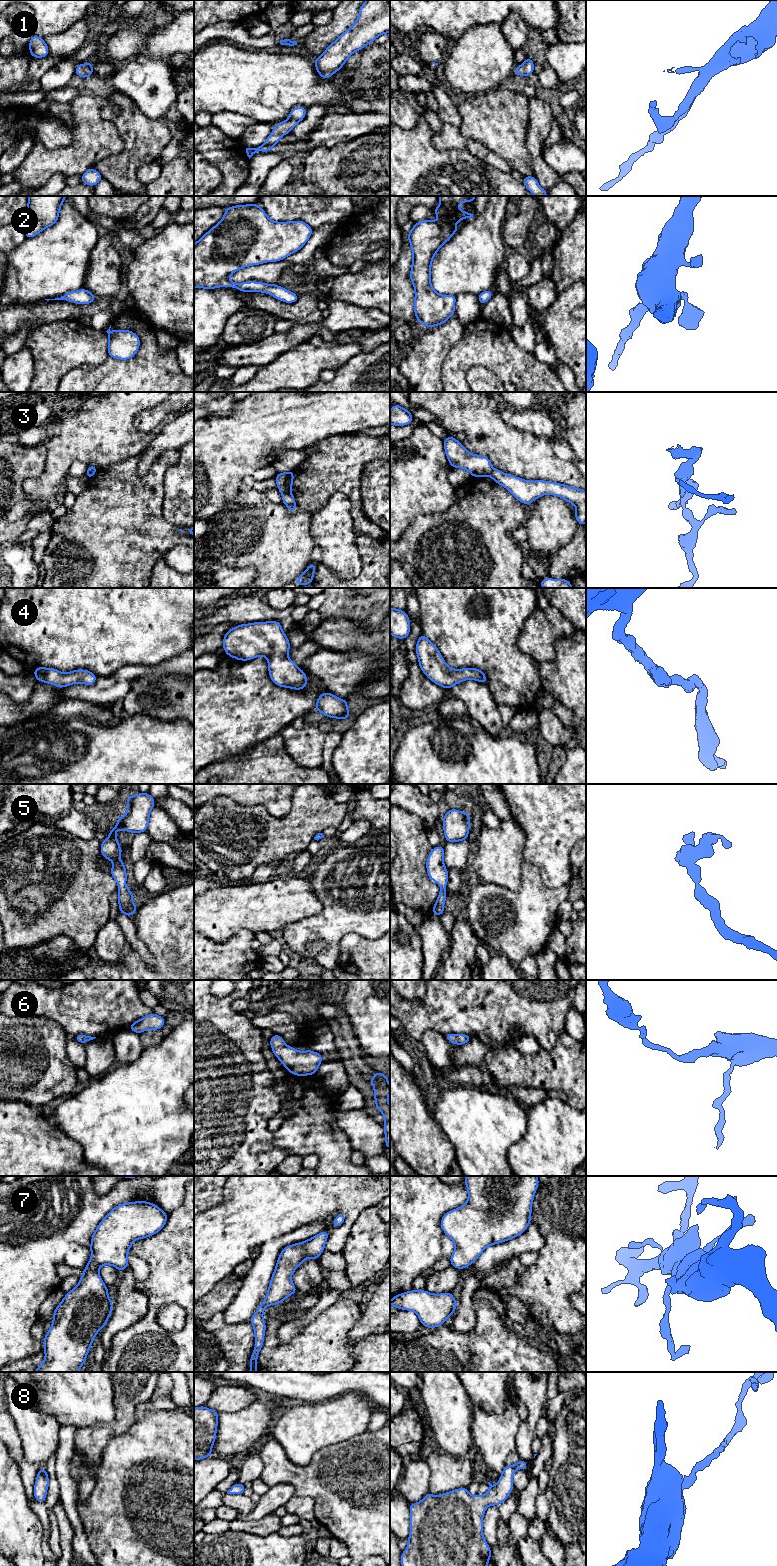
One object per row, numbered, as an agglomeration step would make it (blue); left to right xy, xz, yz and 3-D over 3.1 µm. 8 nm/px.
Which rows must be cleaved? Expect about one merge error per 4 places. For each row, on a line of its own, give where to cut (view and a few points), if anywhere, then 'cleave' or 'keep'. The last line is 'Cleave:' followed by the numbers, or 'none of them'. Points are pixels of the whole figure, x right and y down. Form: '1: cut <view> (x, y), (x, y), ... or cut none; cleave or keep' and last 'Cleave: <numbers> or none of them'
1: cut none; keep
2: cut none; keep
3: cut xz (290, 492), (282, 494); cleave
4: cut none; keep
5: cut none; keep
6: cut none; keep
7: cut none; keep
8: cut none; keep
Cleave: 3

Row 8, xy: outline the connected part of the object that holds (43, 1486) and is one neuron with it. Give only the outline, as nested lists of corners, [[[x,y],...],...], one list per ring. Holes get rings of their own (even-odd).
[[[39,1469],[34,1485],[34,1497],[36,1501],[45,1502],[47,1490],[49,1485],[49,1478],[46,1469]]]

